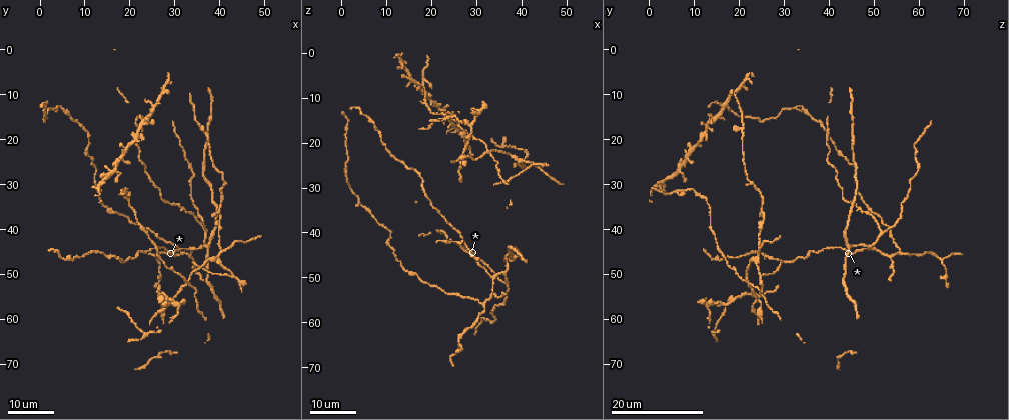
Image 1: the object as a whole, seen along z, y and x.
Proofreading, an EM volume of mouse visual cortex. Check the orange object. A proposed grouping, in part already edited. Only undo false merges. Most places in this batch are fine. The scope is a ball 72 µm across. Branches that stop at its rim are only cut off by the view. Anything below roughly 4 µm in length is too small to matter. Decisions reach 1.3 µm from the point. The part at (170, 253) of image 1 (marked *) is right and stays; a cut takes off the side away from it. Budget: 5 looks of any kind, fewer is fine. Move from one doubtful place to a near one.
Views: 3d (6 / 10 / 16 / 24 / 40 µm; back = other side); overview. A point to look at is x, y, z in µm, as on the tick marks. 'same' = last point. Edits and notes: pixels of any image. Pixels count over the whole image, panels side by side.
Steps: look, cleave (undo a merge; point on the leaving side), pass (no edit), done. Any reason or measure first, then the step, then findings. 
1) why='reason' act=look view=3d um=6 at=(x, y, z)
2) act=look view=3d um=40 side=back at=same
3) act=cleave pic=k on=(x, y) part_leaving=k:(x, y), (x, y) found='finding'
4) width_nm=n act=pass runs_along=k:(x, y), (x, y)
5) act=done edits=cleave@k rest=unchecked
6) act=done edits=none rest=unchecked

act=look view=3d um=24 at=(36.5, 44.0, 49.5)

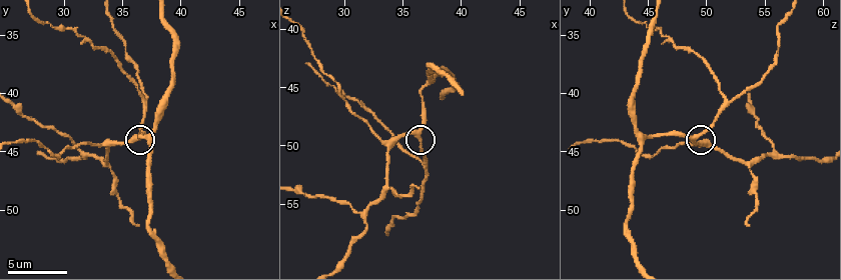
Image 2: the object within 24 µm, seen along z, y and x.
act=look view=3d um=6 at=(36.2, 43.8, 49.0)

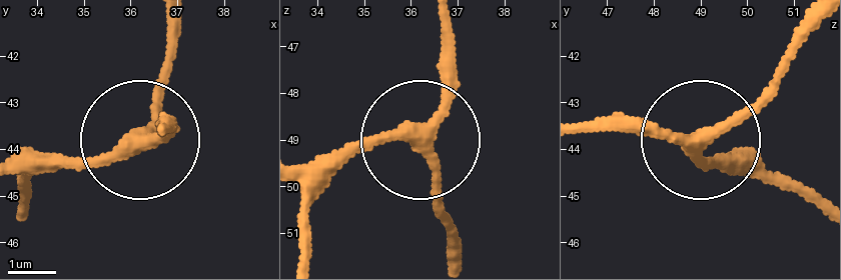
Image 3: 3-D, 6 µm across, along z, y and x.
side_arm_um=50 arms=3 act=pass found='one neuron here'

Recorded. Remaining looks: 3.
why='three-way junction' act=look view=3d um=16 at=(37.4, 44.2, 44.4)

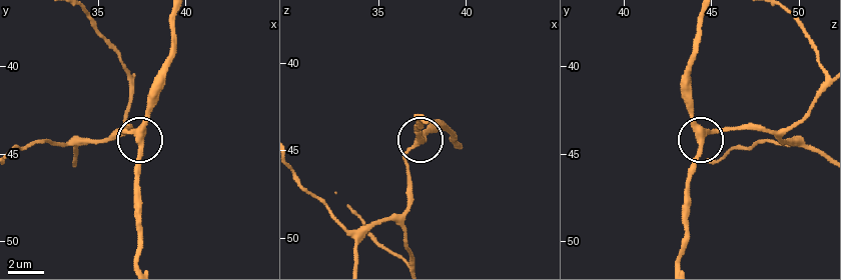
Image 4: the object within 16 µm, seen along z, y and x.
side_arm_um=39 act=pass runs_along=4:(16, 150), (110, 141), (125, 128), (140, 138), (150, 89) found='one neuron here'

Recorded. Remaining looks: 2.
why='arms part here' act=look view=3d um=16 at=(36.8, 40.6, 51.8)

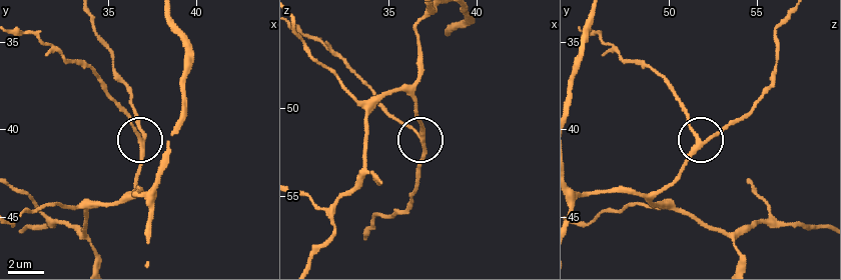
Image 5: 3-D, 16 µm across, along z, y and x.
act=look view=3d um=16 side=back at=(37.0, 40.8, 51.9)

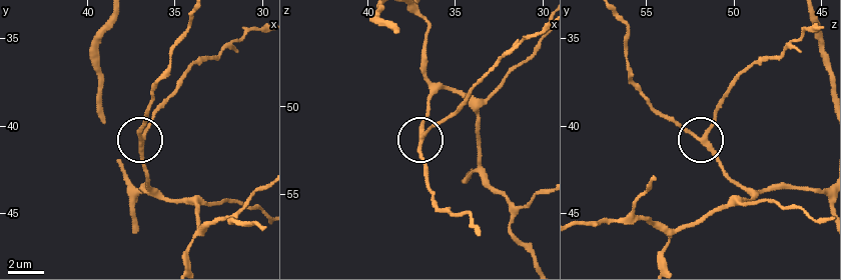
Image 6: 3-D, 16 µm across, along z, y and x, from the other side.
width_nm=220 act=pass runs_along=6:(820, 218), (740, 201), (749, 192), (717, 156), (660, 112) found='all the same neuron'

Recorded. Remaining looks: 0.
act=done edits=none rest=unchecked

